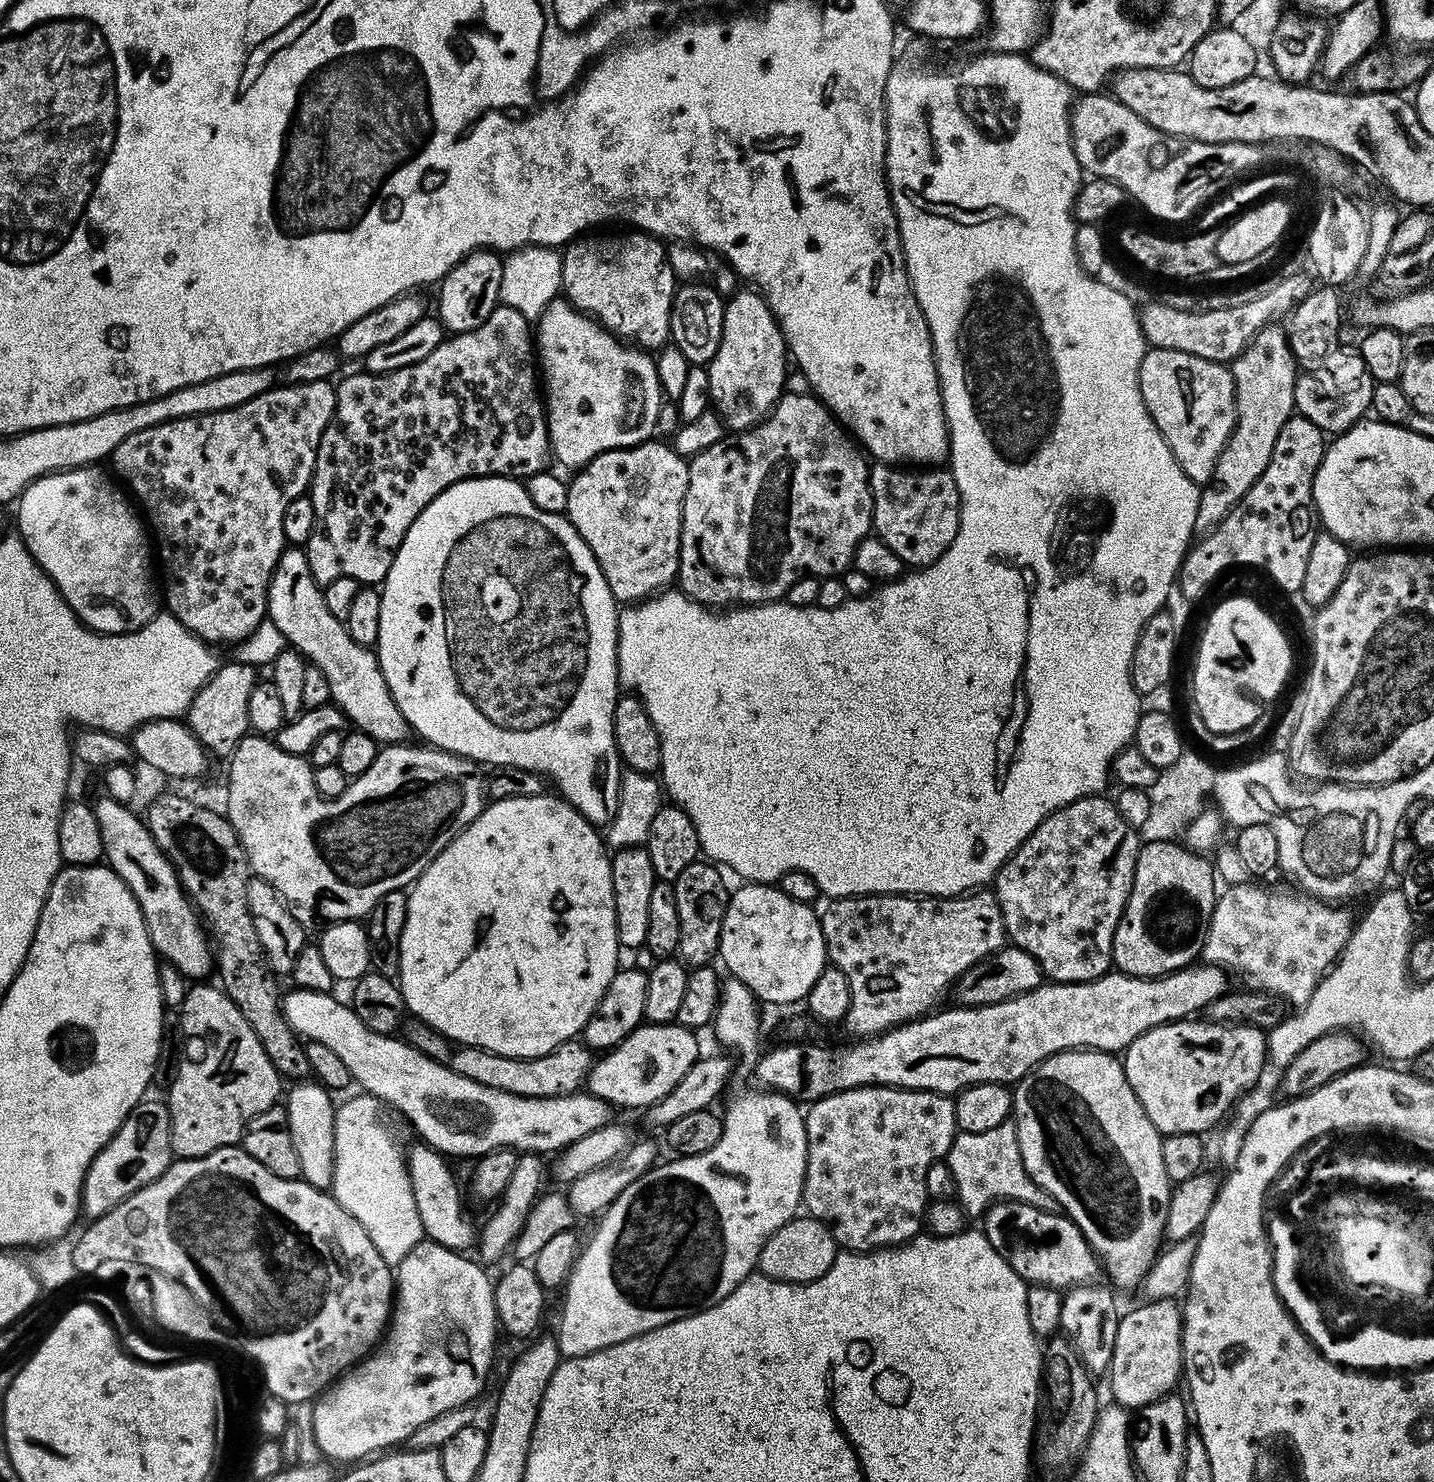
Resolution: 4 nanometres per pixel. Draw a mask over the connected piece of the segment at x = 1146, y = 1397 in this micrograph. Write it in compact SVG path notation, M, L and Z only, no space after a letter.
M1175 1299L1140 1302L1137 1308L1132 1308L1129 1312L1127 1309L1118 1322L1118 1334L1114 1334L1113 1354L1106 1373L1106 1381L1108 1380L1109 1386L1112 1387L1111 1399L1121 1408L1139 1410L1150 1402L1175 1393L1176 1383L1181 1383L1184 1371L1183 1333L1184 1314L1181 1305Z

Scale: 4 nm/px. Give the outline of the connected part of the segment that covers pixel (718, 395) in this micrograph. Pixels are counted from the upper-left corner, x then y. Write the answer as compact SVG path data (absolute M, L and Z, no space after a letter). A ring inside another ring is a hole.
M748 291L752 292L736 292L727 297L718 354L706 365L711 407L720 413L723 427L733 433L752 428L771 412L784 392L784 377L790 364L772 307L759 291Z

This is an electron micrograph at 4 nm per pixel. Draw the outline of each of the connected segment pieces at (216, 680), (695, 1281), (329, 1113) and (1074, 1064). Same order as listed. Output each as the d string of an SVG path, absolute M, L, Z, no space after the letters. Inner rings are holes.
M243 662L235 663L236 664L221 663L219 667L217 667L213 676L200 687L198 694L190 702L186 713L186 723L189 730L194 734L194 738L198 738L198 742L204 747L204 751L213 757L231 757L233 750L238 746L238 742L242 742L242 738L249 735L250 732L248 726L250 694L254 691L254 686L258 682L258 675L256 676L258 668L255 664L246 664Z
M759 1091L744 1092L729 1102L728 1109L723 1109L724 1129L722 1138L718 1138L718 1146L714 1146L714 1150L697 1156L672 1158L669 1159L669 1164L661 1163L659 1166L652 1167L649 1172L642 1174L642 1178L630 1182L630 1186L626 1186L626 1190L622 1190L618 1198L614 1198L612 1205L604 1209L599 1217L600 1225L597 1226L596 1233L586 1240L580 1255L576 1257L572 1274L568 1277L566 1285L568 1293L564 1296L564 1309L560 1312L560 1332L558 1331L558 1339L565 1357L589 1356L591 1352L609 1348L618 1342L626 1342L626 1338L646 1334L658 1326L666 1326L678 1318L686 1318L690 1314L706 1310L722 1302L722 1298L729 1296L747 1276L757 1271L762 1246L770 1238L770 1234L777 1232L787 1220L793 1219L801 1207L808 1153L808 1139L804 1125L805 1113L801 1105L782 1092Z
M296 1082L291 1087L289 1092L287 1089L283 1106L290 1126L290 1139L294 1141L294 1150L298 1153L300 1176L310 1186L331 1189L334 1178L334 1122L337 1109L337 1105L332 1104L333 1093L319 1082Z
M1095 1050L1059 1052L1056 1056L1046 1058L1038 1067L1032 1069L1018 1081L1012 1097L1012 1111L1018 1134L1018 1146L1022 1150L1022 1162L1030 1174L1030 1178L1038 1187L1046 1190L1046 1194L1050 1194L1056 1199L1060 1203L1063 1215L1069 1216L1078 1226L1078 1230L1082 1230L1086 1242L1096 1253L1106 1276L1108 1272L1109 1278L1107 1277L1107 1279L1110 1281L1111 1287L1116 1290L1121 1290L1120 1288L1139 1289L1144 1283L1146 1274L1152 1269L1152 1263L1161 1251L1160 1240L1165 1239L1166 1214L1174 1185L1169 1180L1166 1166L1162 1162L1162 1133L1156 1129L1154 1122L1150 1122L1150 1118L1146 1118L1146 1110L1142 1110L1142 1106L1126 1078L1123 1063L1110 1052Z

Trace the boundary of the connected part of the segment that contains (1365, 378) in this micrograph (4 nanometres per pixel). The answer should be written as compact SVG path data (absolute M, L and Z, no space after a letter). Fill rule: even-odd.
M1342 349L1324 355L1310 368L1312 370L1299 373L1295 382L1295 411L1330 436L1352 428L1369 413L1376 383L1360 354Z

